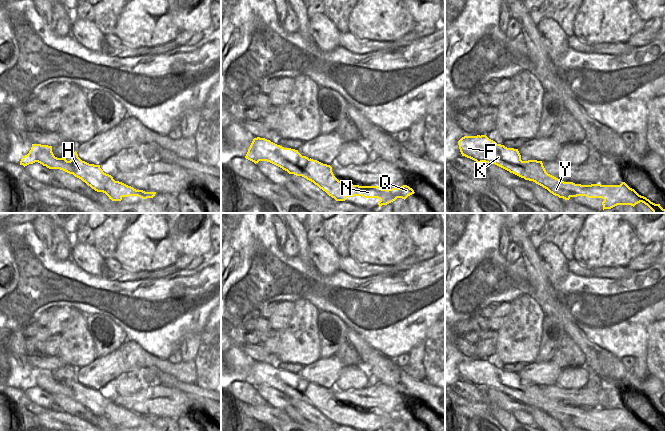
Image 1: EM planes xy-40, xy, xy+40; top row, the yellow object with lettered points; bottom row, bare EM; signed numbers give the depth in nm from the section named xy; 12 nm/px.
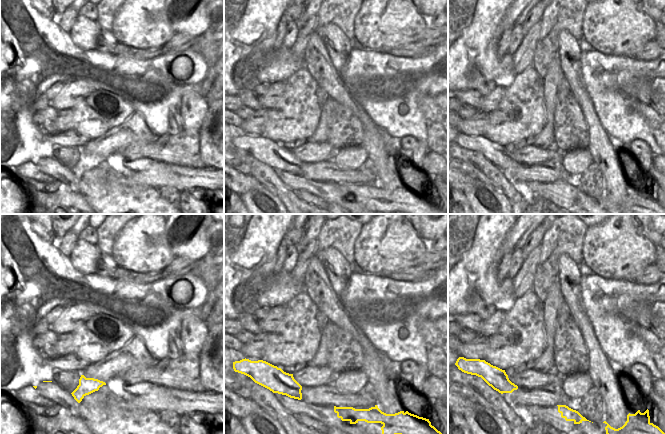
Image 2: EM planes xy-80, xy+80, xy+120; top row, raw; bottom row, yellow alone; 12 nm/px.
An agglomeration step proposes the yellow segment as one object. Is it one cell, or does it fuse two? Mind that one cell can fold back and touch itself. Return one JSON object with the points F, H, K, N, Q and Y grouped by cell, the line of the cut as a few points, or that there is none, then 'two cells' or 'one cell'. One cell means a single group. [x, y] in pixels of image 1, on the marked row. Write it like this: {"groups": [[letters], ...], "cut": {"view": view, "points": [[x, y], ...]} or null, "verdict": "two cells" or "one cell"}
{"groups": [["F", "H", "K", "N", "Q", "Y"]], "cut": null, "verdict": "one cell"}

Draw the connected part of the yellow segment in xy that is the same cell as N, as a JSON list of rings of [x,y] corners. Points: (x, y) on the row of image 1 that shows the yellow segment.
[[[254,138],[246,159],[254,162],[270,162],[289,174],[302,176],[313,182],[336,201],[345,201],[347,197],[362,196],[364,198],[378,198],[379,207],[387,205],[397,198],[406,199],[414,194],[414,190],[407,185],[399,188],[382,189],[378,186],[359,186],[339,181],[332,172],[332,167],[317,160],[302,156],[298,150],[284,148],[265,138]]]

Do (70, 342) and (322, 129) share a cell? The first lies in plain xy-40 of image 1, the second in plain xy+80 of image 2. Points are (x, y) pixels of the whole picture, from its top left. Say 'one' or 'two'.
two

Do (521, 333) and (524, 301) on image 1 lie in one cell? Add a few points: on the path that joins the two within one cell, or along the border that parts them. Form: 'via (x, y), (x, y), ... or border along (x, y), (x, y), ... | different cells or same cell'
via (524, 325), (524, 309) | same cell

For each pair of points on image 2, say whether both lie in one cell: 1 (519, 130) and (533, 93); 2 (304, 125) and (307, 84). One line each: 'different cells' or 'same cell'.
1: same cell
2: same cell

